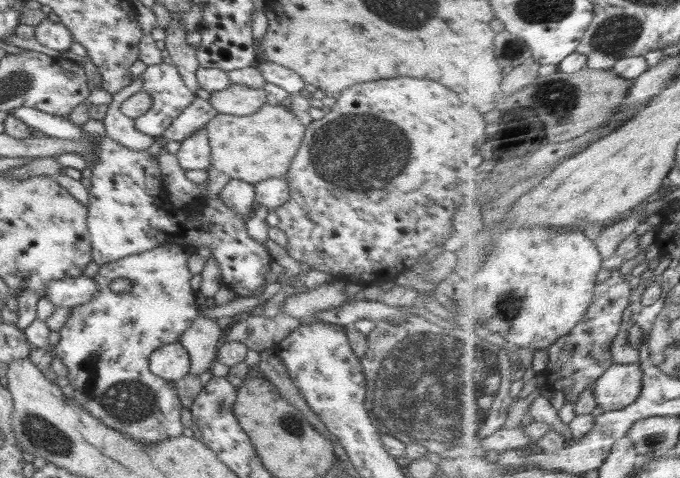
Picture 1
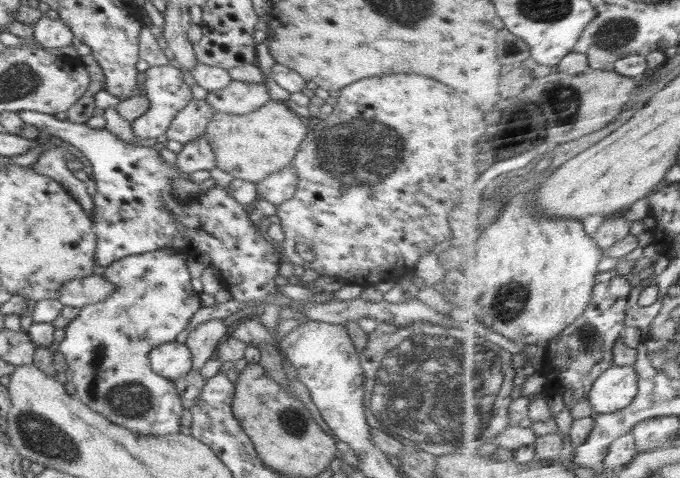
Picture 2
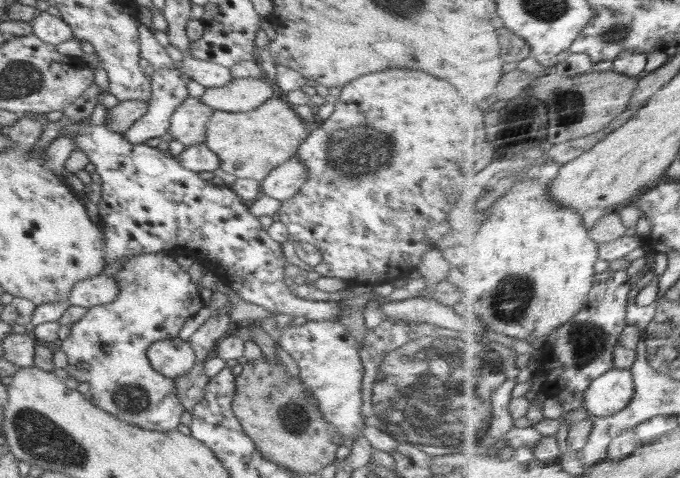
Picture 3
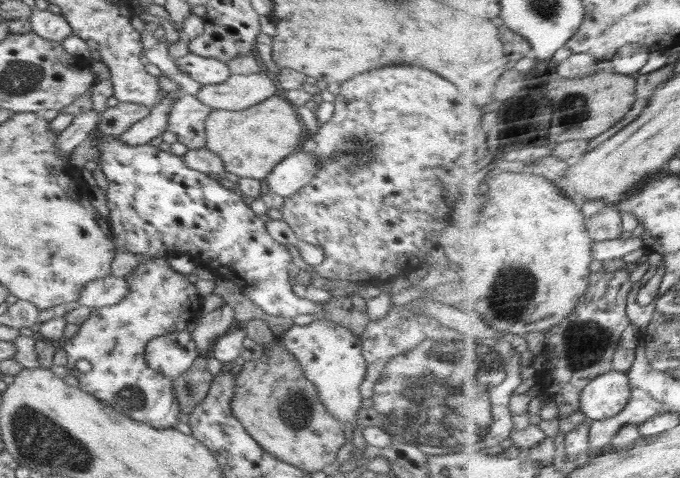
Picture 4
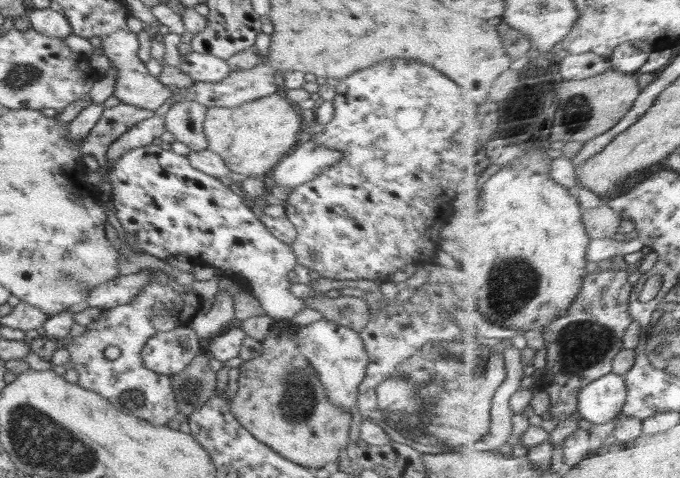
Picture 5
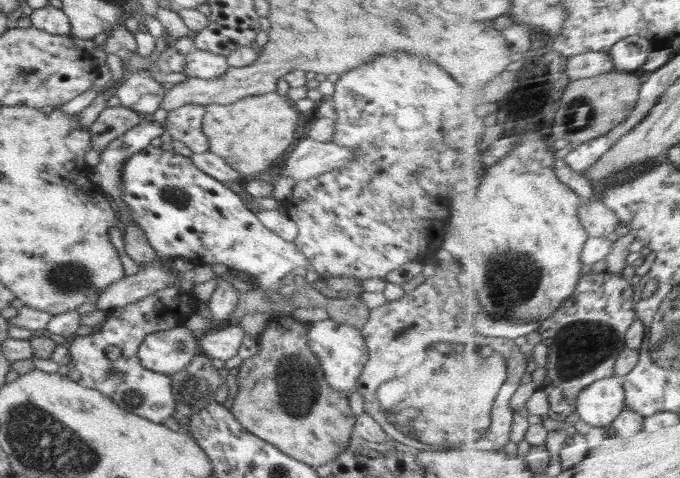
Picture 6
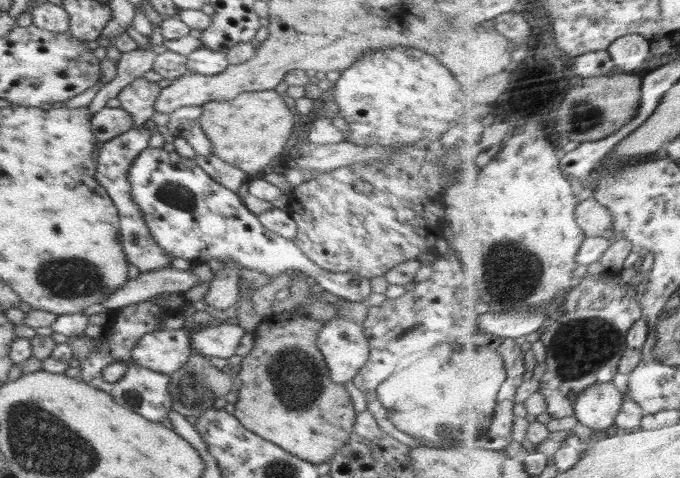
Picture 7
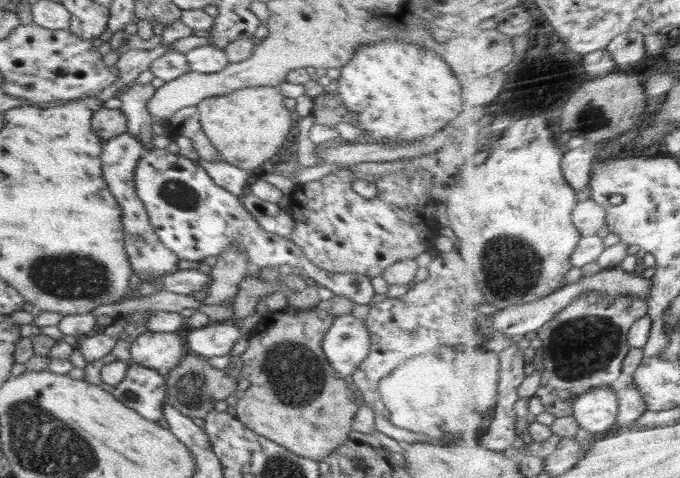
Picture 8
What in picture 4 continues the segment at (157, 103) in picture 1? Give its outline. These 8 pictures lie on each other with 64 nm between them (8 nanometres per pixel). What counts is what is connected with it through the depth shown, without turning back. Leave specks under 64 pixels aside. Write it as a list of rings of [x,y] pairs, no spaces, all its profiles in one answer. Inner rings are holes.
[[[158,74],[158,86],[162,97],[156,107],[151,108],[151,113],[146,118],[134,123],[130,129],[123,132],[120,141],[128,145],[148,144],[152,138],[161,136],[168,128],[168,114],[183,94],[182,87],[174,79]]]

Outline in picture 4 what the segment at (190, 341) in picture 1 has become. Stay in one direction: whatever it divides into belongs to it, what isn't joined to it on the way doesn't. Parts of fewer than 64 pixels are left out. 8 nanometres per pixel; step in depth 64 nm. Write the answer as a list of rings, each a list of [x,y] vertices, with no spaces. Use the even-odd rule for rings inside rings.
[[[222,304],[212,312],[196,317],[196,326],[191,332],[192,340],[200,356],[209,355],[215,340],[225,335],[232,324],[237,324],[234,312],[228,304]]]

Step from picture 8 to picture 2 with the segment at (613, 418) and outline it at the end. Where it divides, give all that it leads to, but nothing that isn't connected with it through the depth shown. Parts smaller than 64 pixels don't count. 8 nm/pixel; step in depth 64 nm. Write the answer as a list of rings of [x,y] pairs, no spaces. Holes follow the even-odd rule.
[[[614,365],[606,371],[593,387],[589,399],[596,412],[612,414],[629,408],[641,390],[638,369],[632,366]]]

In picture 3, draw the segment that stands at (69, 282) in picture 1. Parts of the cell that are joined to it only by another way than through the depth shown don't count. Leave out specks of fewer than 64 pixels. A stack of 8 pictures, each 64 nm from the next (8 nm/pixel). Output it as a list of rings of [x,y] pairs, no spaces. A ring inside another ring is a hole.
[[[103,272],[86,280],[76,281],[70,289],[68,302],[72,306],[90,308],[94,305],[108,304],[118,295],[118,284],[114,278]]]

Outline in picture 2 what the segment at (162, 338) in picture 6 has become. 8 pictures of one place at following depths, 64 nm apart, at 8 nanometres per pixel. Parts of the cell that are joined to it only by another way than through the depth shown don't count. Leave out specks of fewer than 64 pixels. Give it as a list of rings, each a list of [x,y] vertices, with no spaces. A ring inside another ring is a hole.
[[[170,341],[152,348],[149,363],[156,374],[174,382],[192,370],[192,354],[184,343]]]

